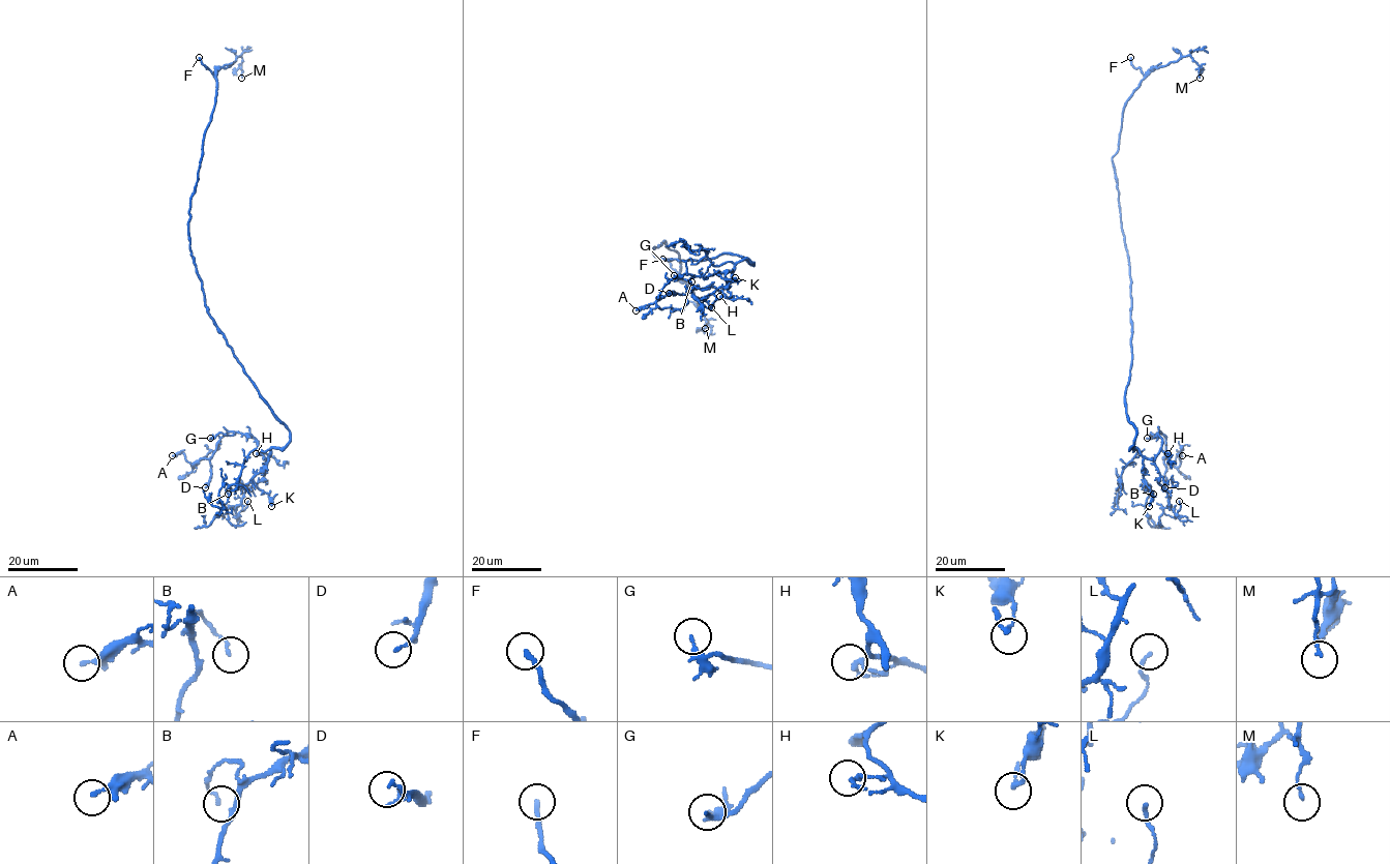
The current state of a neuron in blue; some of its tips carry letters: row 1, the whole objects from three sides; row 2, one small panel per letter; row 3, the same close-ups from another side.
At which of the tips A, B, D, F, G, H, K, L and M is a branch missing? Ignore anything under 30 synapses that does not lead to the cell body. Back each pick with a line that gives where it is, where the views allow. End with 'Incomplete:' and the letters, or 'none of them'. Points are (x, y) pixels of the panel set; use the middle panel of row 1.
F: (662, 259)
Incomplete: F

